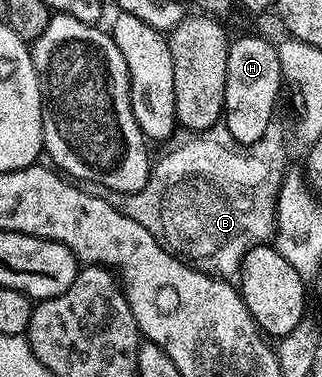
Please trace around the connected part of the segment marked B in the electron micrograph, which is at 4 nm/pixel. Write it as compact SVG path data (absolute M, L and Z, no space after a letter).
M201 140L193 143L193 147L181 147L181 151L177 151L177 155L170 155L166 150L160 156L160 159L158 163L156 160L152 164L149 180L147 185L143 185L143 189L128 193L124 191L109 191L107 185L99 185L98 183L88 184L87 189L91 194L98 195L101 199L106 199L112 207L122 211L127 217L139 221L139 225L143 225L143 229L147 229L147 233L151 233L151 237L155 237L155 241L159 241L159 245L163 249L167 249L172 255L188 261L197 270L202 271L203 274L211 275L215 279L236 280L240 276L241 262L245 260L245 254L252 247L268 244L273 238L273 228L277 226L277 198L273 196L273 191L279 193L281 188L281 184L277 182L277 171L273 171L273 175L269 175L269 167L265 167L265 163L253 163L253 159L241 159L241 155L233 155L233 151L225 151L225 147L217 147L217 143Z

